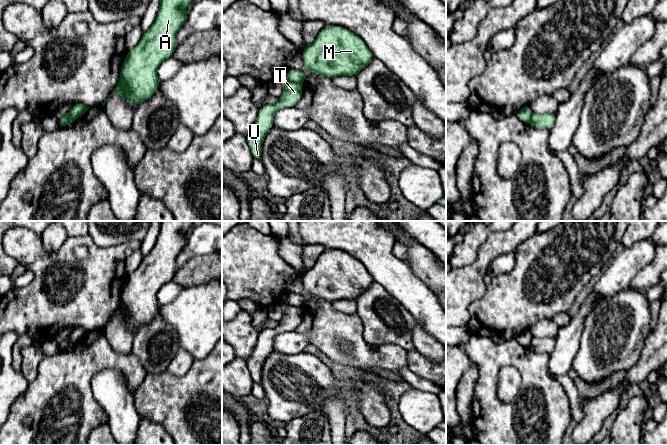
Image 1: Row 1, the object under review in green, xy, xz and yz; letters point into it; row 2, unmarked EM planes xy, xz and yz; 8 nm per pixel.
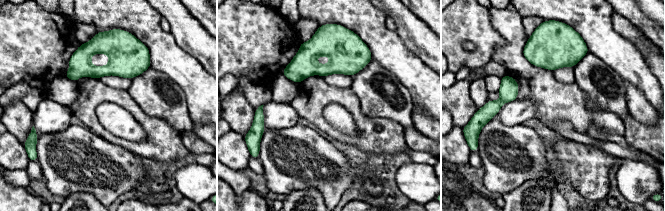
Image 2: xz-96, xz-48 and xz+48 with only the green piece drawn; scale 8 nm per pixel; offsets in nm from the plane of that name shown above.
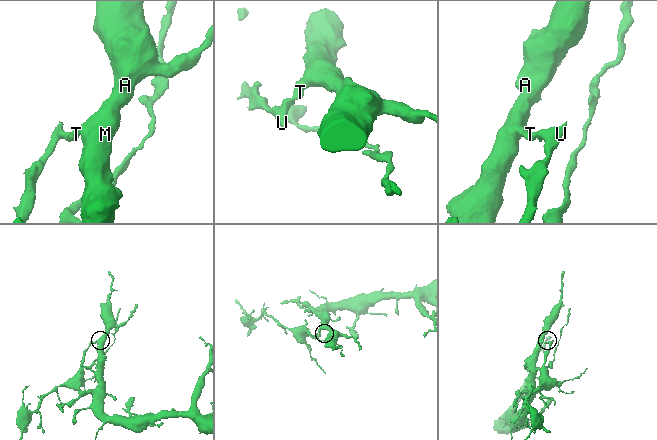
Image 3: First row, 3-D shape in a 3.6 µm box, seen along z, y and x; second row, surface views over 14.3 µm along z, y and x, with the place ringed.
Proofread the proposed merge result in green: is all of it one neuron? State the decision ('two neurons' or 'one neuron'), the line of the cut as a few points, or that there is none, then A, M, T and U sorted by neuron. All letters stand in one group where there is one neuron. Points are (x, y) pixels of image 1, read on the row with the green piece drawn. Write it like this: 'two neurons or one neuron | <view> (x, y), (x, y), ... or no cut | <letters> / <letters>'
two neurons | xz (286, 79), (301, 84) | A M / T U

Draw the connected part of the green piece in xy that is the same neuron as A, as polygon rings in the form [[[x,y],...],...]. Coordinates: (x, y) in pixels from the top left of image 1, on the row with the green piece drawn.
[[[160,0],[160,6],[153,25],[143,33],[138,44],[128,50],[120,70],[120,80],[112,94],[101,103],[103,106],[113,94],[121,94],[132,106],[149,99],[159,89],[157,70],[159,65],[173,56],[177,46],[176,34],[187,21],[186,10],[192,0]]]

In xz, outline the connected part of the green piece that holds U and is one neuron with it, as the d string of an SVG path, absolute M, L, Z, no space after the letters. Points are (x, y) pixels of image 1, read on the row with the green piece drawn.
M286 80L279 101L276 104L267 104L259 108L255 125L250 133L246 135L254 159L261 160L263 140L273 127L274 113L281 108L297 106L301 97L302 84Z

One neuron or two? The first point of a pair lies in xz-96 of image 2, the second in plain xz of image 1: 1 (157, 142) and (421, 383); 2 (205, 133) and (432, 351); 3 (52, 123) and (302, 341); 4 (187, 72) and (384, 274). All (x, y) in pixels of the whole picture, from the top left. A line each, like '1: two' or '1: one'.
1: two
2: one
3: one
4: one

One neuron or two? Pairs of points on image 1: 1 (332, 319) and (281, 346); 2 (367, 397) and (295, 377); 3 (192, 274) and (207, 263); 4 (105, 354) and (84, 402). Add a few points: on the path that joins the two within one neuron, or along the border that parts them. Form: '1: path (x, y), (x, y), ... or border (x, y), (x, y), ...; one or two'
1: border (296, 330), (303, 333), (310, 343); two
2: border (341, 381), (342, 385), (349, 392), (355, 409); two
3: path (196, 271), (203, 267); one
4: path (93, 366), (84, 375), (84, 390); one

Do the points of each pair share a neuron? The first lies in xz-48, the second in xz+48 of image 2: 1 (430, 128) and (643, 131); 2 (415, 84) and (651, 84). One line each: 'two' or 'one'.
1: two
2: one

